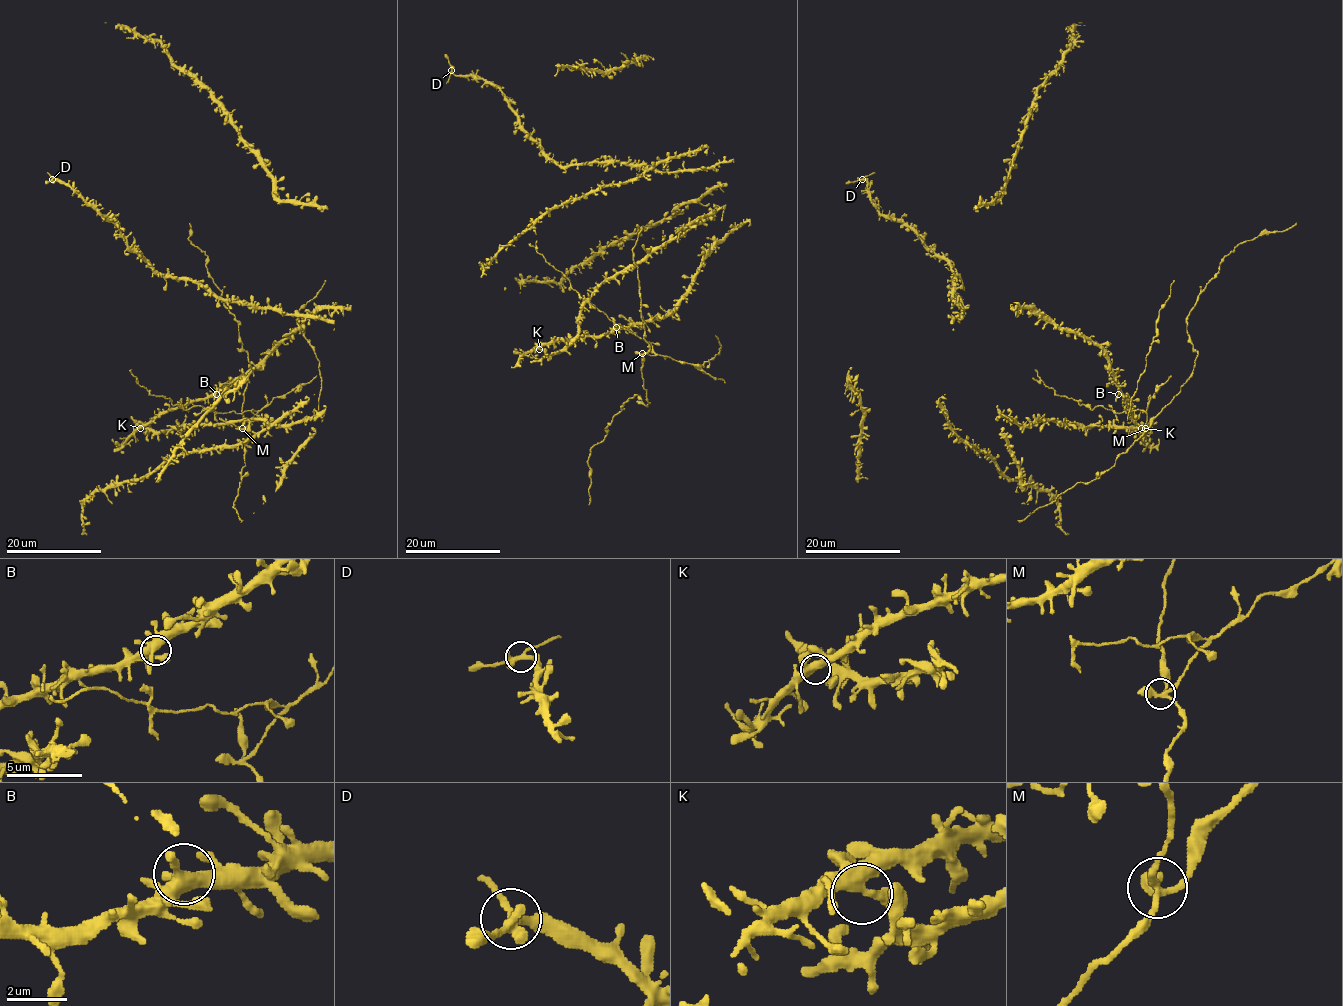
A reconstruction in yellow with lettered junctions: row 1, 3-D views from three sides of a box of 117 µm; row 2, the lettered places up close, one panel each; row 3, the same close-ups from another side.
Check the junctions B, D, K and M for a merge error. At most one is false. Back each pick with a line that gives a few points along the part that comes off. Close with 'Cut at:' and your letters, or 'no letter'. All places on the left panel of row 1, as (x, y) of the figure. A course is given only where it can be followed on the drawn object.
M: (242, 428), (254, 414), (252, 409), (183, 409), (152, 395), (129, 370)
Cut at: M

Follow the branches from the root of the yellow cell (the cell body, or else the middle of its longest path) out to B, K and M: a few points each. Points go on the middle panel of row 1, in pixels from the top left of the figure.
B: (582, 336), (605, 334), (616, 327)
K: (582, 336), (574, 340), (552, 340), (539, 349)
M: (582, 336), (611, 332), (614, 328), (613, 318), (617, 324), (647, 340), (655, 354), (642, 353)

